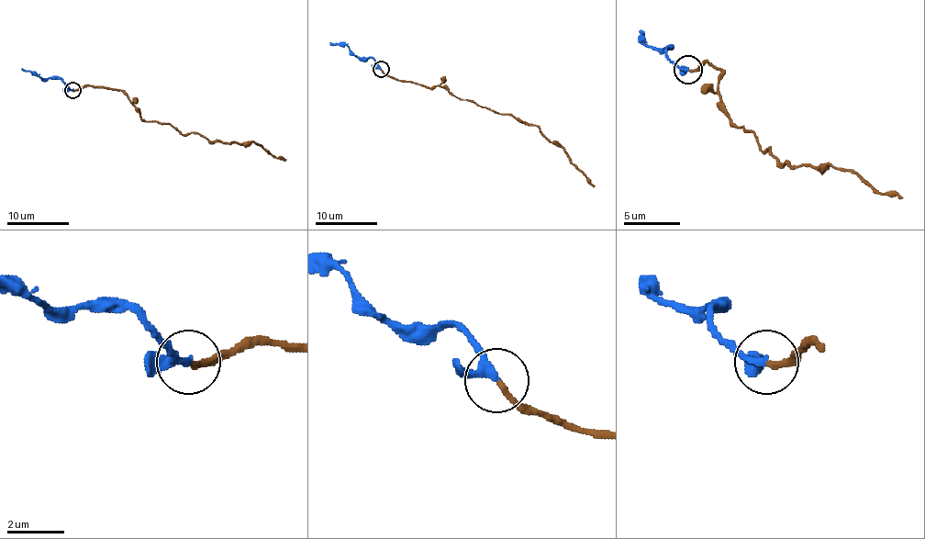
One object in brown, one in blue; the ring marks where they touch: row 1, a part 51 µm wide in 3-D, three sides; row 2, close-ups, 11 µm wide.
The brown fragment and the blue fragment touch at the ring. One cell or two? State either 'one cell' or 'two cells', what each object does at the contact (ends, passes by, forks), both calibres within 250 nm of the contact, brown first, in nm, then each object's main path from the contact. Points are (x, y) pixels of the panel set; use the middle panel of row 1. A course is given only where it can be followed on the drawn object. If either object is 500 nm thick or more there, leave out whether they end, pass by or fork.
one cell | brown ends | blue passes by | 180/240 nm | brown via (380, 69), (398, 80), (444, 86), (453, 95), (532, 123), (550, 142), (562, 148), (595, 185) | blue via (380, 69), (373, 58), (358, 58), (349, 49), (330, 42)

